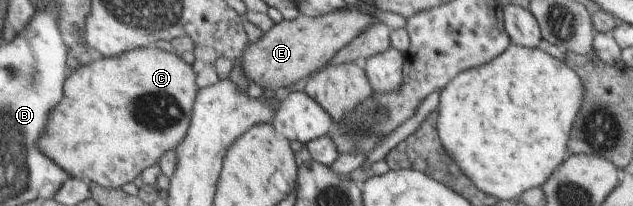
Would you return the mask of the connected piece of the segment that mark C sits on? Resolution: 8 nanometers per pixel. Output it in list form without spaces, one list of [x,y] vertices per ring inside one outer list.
[[[153,46],[135,48],[114,58],[101,56],[100,60],[80,66],[68,75],[67,86],[63,87],[64,98],[48,116],[48,128],[36,146],[73,179],[96,182],[104,188],[121,187],[133,182],[146,168],[158,163],[164,153],[174,151],[184,140],[198,89],[192,65],[174,52]]]

